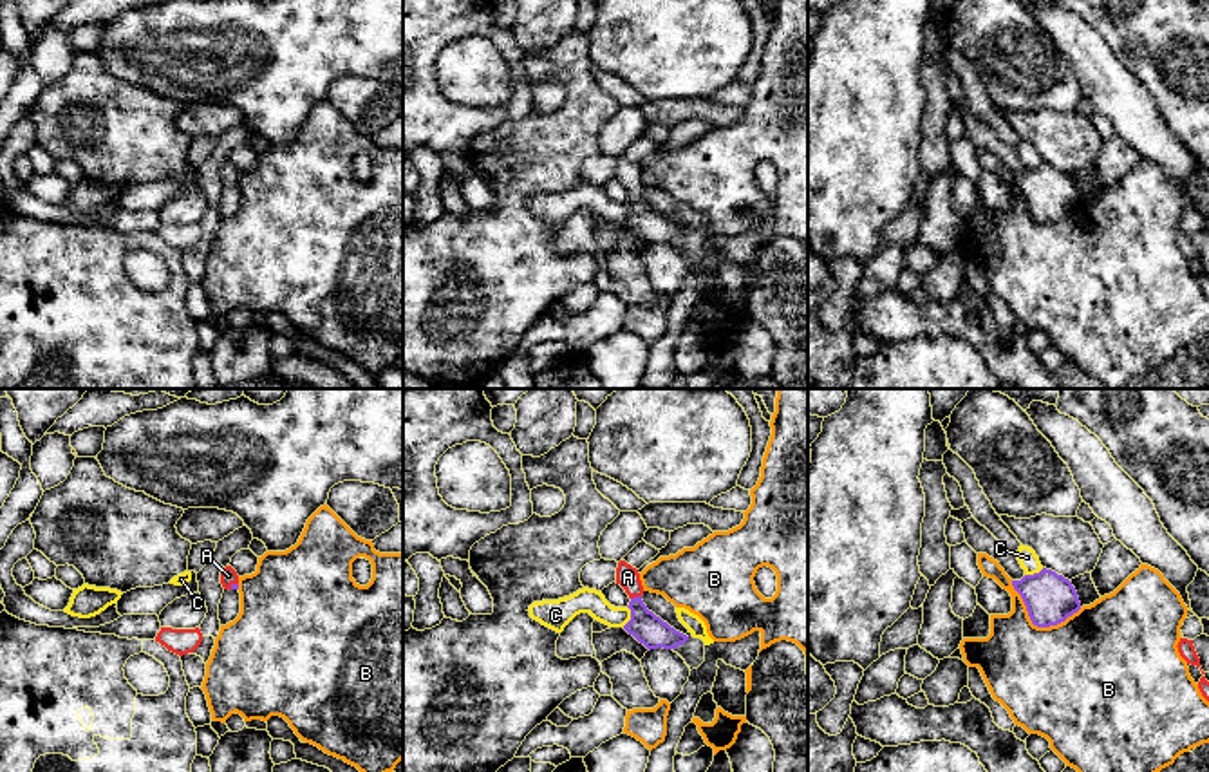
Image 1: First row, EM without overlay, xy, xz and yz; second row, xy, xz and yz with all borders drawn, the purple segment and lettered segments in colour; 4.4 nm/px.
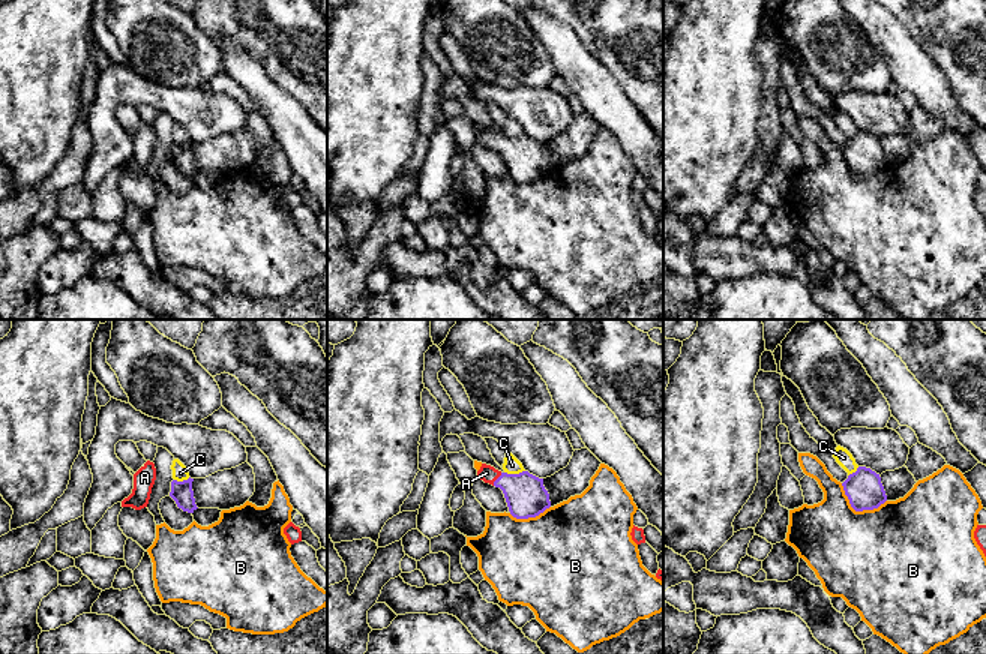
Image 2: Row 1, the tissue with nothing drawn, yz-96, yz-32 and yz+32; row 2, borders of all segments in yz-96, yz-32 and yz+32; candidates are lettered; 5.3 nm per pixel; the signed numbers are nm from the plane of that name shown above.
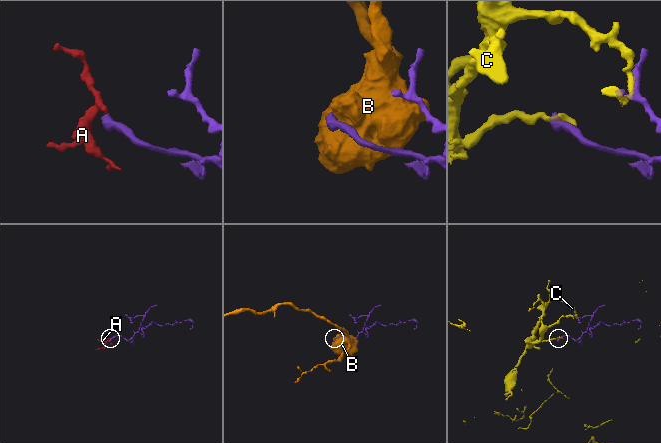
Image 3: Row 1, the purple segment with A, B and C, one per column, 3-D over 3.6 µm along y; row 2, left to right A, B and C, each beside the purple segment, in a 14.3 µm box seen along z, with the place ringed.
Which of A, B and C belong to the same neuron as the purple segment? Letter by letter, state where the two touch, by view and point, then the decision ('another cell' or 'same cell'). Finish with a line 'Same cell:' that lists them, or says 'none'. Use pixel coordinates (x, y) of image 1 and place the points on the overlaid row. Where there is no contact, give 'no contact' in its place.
A: xz (635, 597) | same cell
B: yz (1036, 624) | another cell
C: xz (631, 617) | another cell
Same cell: A

